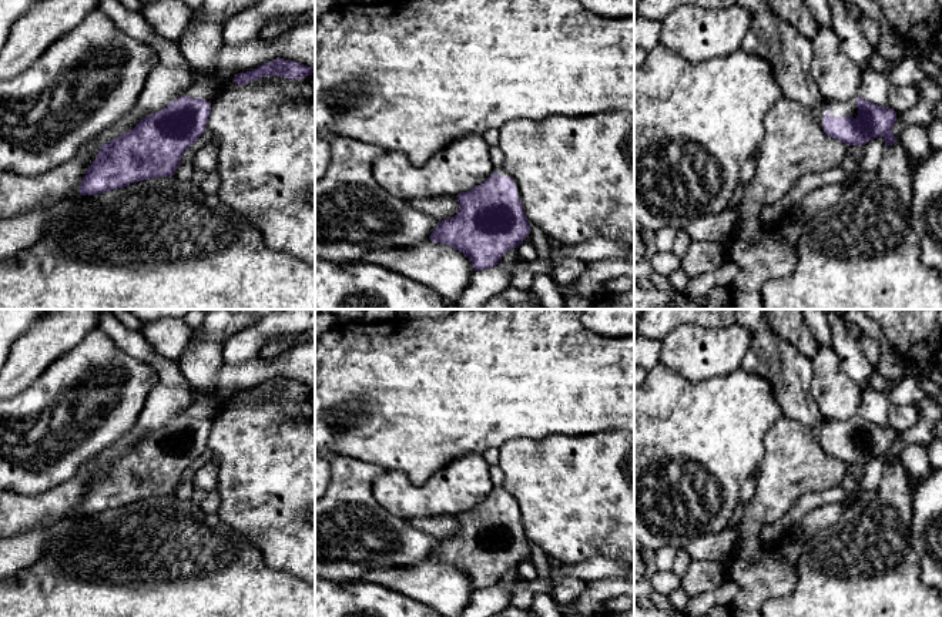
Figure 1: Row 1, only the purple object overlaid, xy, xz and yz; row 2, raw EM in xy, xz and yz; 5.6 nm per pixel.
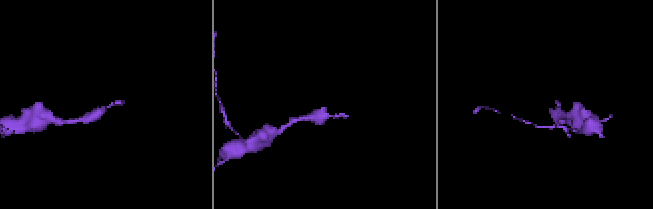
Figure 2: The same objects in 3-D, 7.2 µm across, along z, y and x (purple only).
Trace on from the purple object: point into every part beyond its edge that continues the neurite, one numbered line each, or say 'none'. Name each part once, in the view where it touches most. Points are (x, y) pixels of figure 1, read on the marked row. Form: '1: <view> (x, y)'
1: yz (790, 54)

